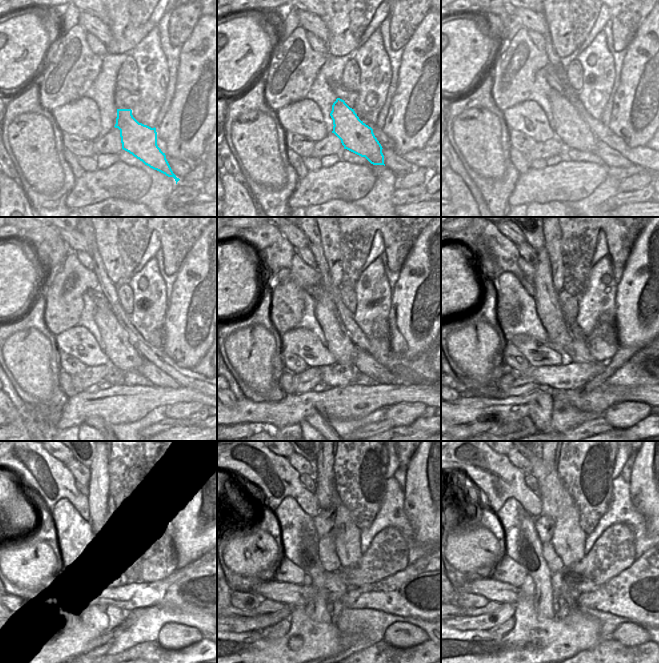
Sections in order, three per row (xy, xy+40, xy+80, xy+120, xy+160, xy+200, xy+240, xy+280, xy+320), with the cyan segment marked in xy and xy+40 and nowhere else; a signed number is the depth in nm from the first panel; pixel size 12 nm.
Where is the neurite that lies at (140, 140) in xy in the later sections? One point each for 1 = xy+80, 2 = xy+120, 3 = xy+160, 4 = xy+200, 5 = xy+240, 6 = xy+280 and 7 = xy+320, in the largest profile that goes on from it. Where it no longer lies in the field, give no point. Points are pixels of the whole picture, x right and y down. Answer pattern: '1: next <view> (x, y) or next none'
1: next xy+80 (570, 128)
2: next xy+120 (121, 353)
3: next xy+160 (340, 345)
4: next xy+200 (548, 306)
5: next xy+240 (101, 524)
6: next xy+280 (324, 477)
7: next xy+320 (549, 461)

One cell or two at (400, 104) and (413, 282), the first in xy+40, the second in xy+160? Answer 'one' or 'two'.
one

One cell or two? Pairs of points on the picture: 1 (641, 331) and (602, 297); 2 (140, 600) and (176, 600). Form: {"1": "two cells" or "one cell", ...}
{"1": "two cells", "2": "one cell"}

